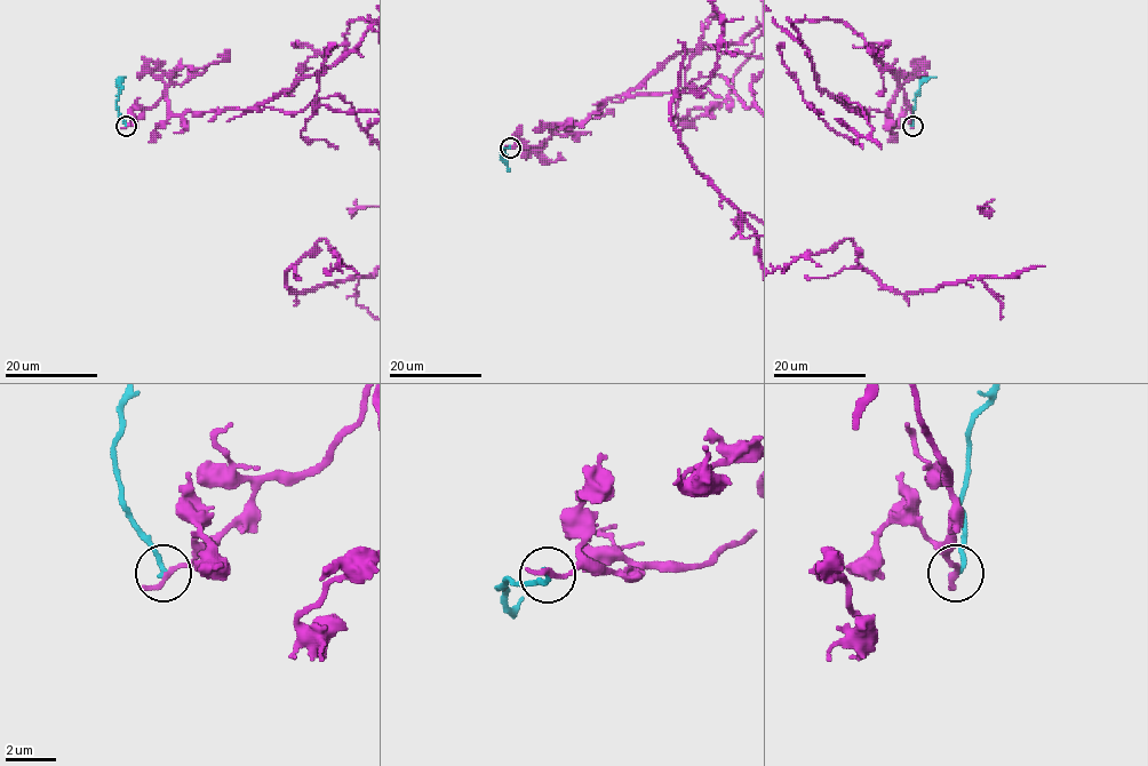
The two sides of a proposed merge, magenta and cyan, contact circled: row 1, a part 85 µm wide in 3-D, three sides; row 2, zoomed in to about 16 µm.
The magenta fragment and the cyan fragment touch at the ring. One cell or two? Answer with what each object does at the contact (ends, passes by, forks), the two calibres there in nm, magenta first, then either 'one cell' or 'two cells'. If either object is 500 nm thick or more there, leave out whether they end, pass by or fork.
magenta ends there; cyan ends there; 280 nm thick on the magenta side, 240 nm on the other; two cells

